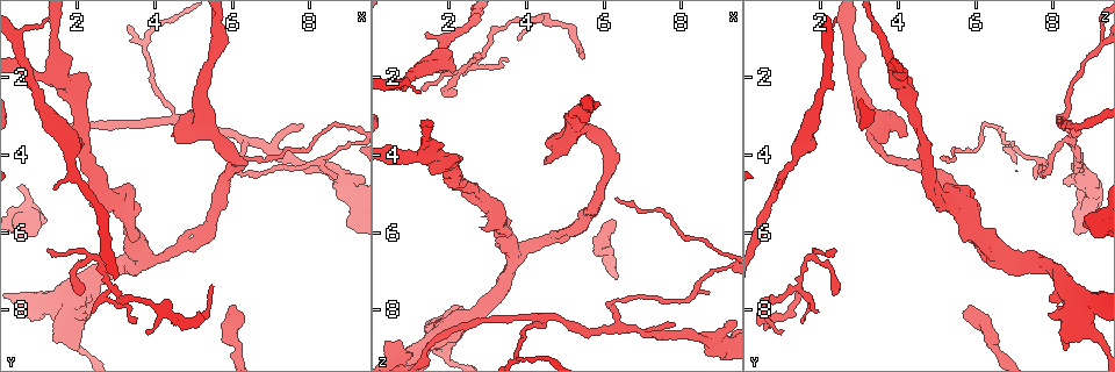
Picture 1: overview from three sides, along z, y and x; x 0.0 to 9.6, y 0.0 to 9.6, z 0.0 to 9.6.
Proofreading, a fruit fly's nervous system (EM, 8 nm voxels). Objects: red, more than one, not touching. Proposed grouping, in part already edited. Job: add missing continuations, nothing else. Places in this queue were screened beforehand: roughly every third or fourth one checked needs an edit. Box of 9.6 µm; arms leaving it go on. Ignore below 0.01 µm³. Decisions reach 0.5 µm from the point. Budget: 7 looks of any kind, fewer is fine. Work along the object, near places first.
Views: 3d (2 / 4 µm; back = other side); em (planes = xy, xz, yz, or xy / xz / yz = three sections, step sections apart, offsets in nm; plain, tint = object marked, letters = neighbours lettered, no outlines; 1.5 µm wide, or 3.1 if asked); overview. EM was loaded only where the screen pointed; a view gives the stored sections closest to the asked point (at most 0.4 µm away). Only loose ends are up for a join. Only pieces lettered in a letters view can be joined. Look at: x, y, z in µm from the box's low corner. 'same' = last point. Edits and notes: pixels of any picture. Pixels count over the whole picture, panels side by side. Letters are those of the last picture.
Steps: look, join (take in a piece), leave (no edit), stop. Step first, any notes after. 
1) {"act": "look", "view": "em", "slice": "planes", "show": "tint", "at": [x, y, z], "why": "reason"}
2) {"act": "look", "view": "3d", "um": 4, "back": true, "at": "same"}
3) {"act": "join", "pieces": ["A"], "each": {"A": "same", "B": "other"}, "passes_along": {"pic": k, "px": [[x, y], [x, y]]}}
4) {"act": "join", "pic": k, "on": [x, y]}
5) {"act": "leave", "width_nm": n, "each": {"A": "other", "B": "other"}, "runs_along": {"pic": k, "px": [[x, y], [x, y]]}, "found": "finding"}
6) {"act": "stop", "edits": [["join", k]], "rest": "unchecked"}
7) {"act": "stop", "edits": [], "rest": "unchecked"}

{"act": "look", "view": "em", "slice": "planes", "show": "tint", "at": [5.45, 7.40, 1.50], "why": "long arm stops here"}

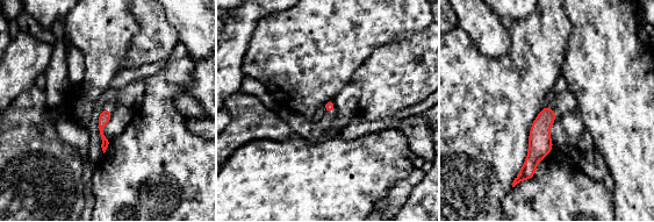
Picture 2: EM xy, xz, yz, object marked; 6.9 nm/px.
{"act": "look", "view": "em", "slice": "planes", "show": "letters", "at": "same"}

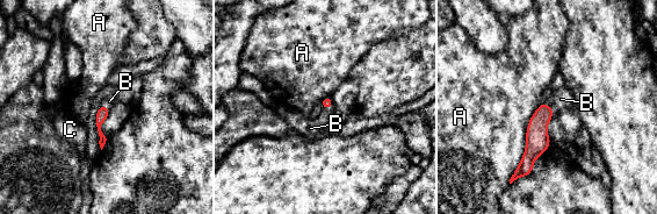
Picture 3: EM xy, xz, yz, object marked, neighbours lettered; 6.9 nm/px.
{"act": "join", "pieces": ["B"], "each": {"A": "other", "B": "same", "C": "other"}, "passes_along": {"pic": 3, "px": [[538, 142], [550, 108], [561, 99]]}, "found": "the neuron continues"}

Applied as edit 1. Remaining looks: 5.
{"act": "look", "view": "3d", "um": 2, "at": [4.45, 3.50, 4.20], "why": "stops while still wide"}

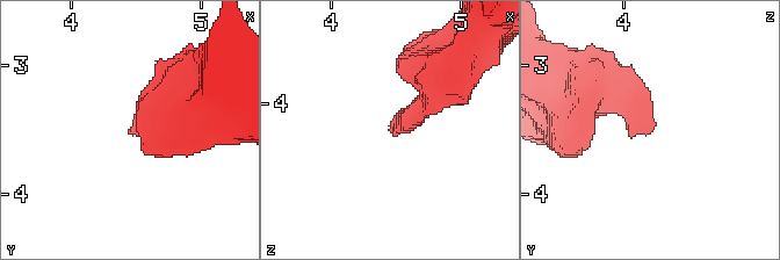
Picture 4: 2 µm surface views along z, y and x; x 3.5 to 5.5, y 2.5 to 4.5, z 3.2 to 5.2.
{"act": "look", "view": "em", "slice": "yz", "step": 4, "show": "letters", "at": [4.46, 3.54, 4.14]}

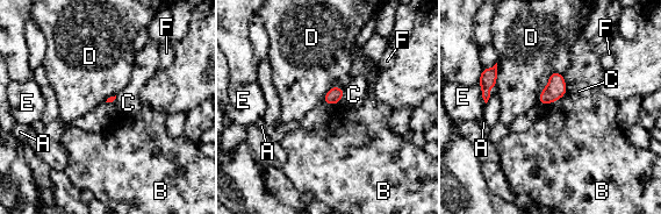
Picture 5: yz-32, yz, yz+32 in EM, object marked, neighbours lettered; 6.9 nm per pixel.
{"act": "leave", "longest_contact_nm": ["D", 260], "each": {"A": "other", "B": "other", "C": "other", "D": "other", "E": "other", "F": "other"}, "border": {"pic": 5, "px": [[558, 71], [551, 73], [539, 104]]}, "found": "none of them fits"}

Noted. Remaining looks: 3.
{"act": "look", "view": "em", "slice": "planes", "show": "letters", "at": [1.50, 4.85, 0.85], "why": "free end"}

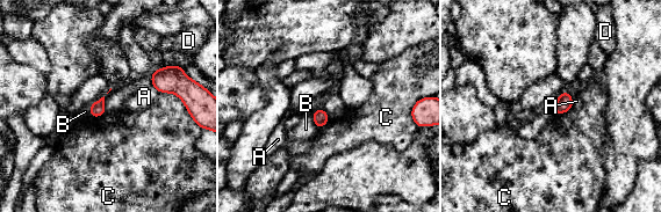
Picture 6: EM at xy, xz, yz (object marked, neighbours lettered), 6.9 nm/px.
{"act": "leave", "width_nm": 100, "each": {"A": "other", "B": "other", "C": "other", "D": "other"}, "border": {"pic": 6, "px": [[160, 92], [174, 93], [186, 108]]}, "found": "none of them fits"}

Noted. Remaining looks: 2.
{"act": "stop", "edits": [["join", 3]], "rest": "unchecked"}

